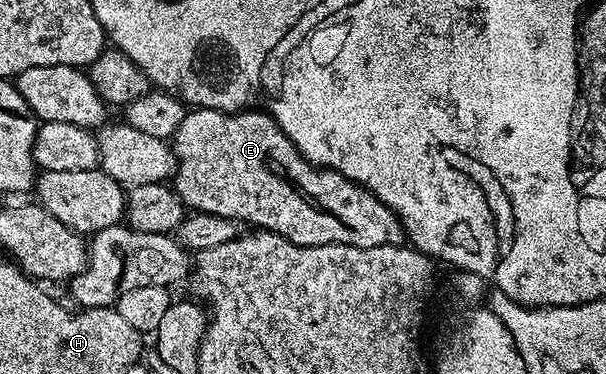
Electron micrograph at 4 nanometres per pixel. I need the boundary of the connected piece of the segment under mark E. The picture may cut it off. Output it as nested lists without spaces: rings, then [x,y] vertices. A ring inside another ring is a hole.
[[[211,107],[187,110],[184,121],[180,121],[180,129],[176,129],[174,134],[172,148],[176,164],[172,186],[182,204],[191,212],[203,211],[216,217],[226,217],[239,225],[251,223],[251,228],[273,231],[301,247],[350,245],[372,249],[403,242],[401,222],[390,208],[351,179],[307,162],[265,110],[247,109],[237,113],[217,111]]]

